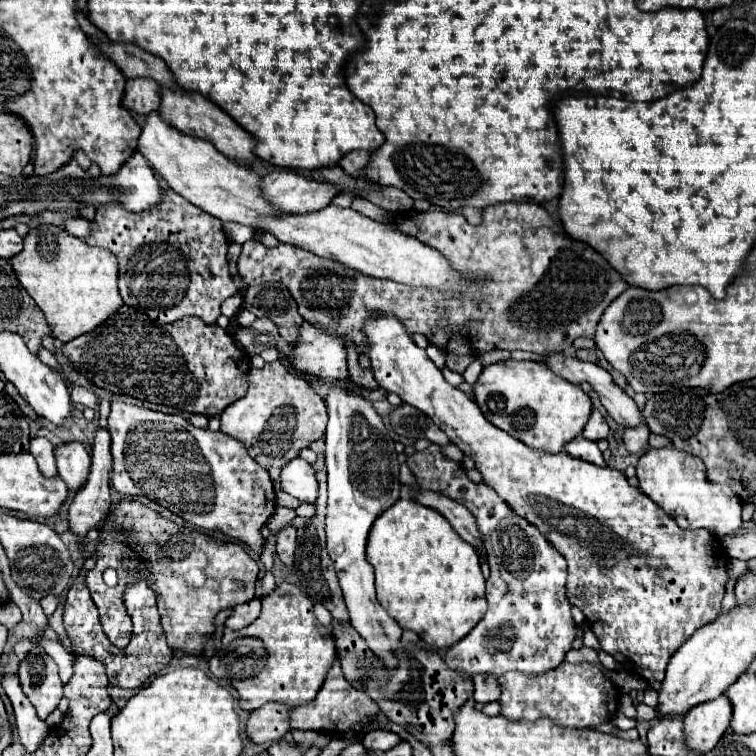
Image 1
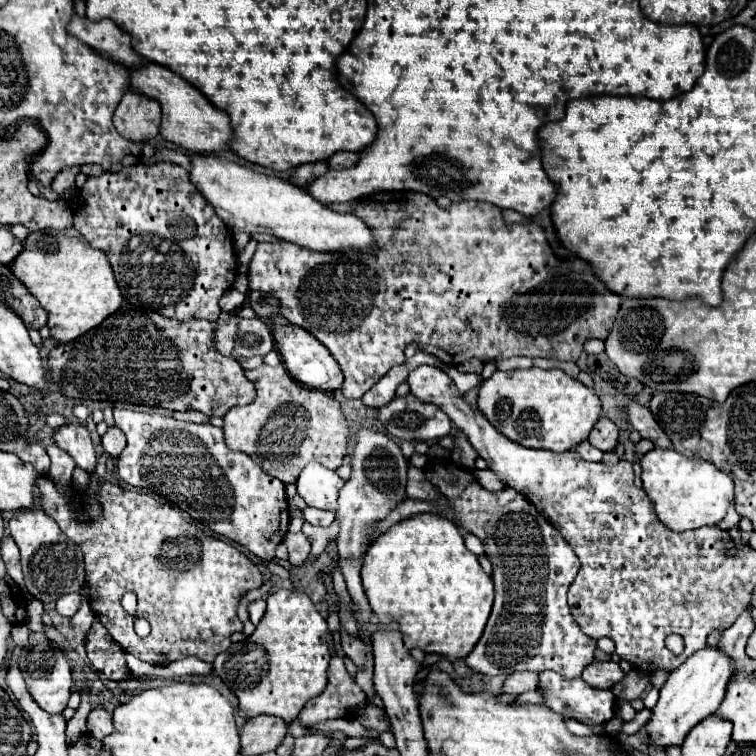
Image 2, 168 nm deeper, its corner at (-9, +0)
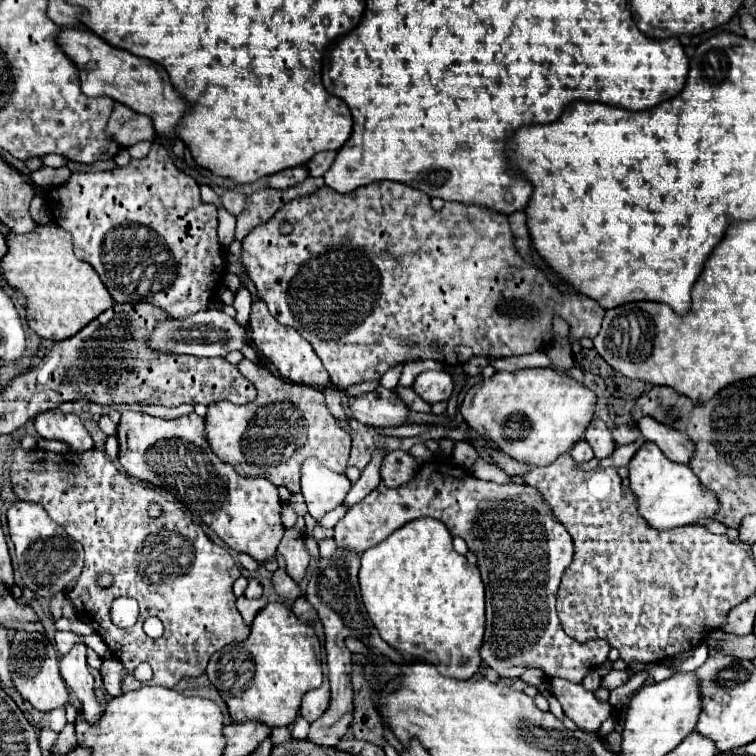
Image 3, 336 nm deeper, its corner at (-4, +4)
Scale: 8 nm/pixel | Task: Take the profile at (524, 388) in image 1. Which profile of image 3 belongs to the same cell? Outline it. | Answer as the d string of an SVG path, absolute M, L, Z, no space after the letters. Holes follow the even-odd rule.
M533 368L533 370L517 370L517 372L497 372L491 378L481 380L479 384L467 390L459 410L467 426L479 438L483 438L491 448L523 464L549 466L561 454L567 454L583 438L583 432L593 418L595 402L597 402L595 392L591 392L587 386L579 384L571 376L557 372L553 368Z

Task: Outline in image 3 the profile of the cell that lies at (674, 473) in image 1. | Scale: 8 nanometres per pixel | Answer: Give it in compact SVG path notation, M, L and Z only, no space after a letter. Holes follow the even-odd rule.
M643 442L643 446L631 458L629 482L635 494L639 514L651 522L657 530L671 530L677 526L699 524L701 520L713 520L717 512L717 500L713 494L701 490L701 482L693 470L685 464L671 462L653 442Z

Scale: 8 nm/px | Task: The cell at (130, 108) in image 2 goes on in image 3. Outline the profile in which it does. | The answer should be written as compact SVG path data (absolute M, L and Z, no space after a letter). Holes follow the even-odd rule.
M115 102L113 106L113 114L107 122L105 134L109 134L109 138L115 140L121 148L129 148L143 140L155 140L155 128L151 118L145 114L137 114L119 102Z

